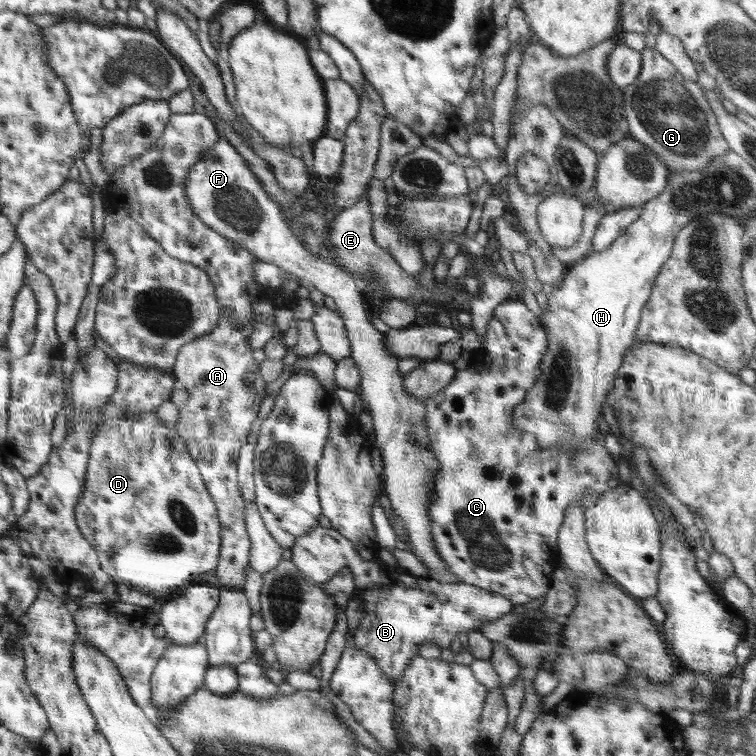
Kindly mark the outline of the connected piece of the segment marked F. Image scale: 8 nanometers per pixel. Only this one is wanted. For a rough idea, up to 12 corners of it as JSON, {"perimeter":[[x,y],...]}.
{"perimeter":[[228,140],[192,166],[206,227],[331,296],[360,370],[383,489],[440,584],[440,462],[361,281],[313,256]]}

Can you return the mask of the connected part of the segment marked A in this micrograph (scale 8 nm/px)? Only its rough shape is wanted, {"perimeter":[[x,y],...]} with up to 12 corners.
{"perimeter":[[223,309],[180,348],[175,429],[220,520],[209,578],[243,592],[237,460],[267,384]]}

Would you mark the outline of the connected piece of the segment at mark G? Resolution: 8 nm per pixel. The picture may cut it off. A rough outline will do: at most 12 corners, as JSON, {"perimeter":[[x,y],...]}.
{"perimeter":[[655,48],[622,89],[629,136],[670,171],[728,153],[699,83]]}

